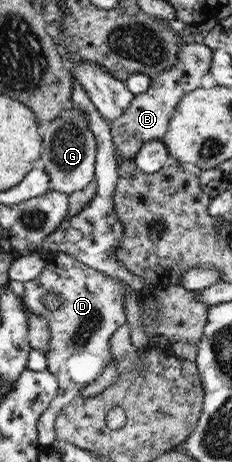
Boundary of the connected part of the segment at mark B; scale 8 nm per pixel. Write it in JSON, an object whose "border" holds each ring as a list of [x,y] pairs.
{"border":[[[186,44],[180,49],[180,57],[170,69],[151,78],[150,87],[133,97],[128,109],[111,122],[113,144],[119,160],[130,161],[138,153],[144,142],[162,140],[168,131],[169,121],[180,100],[191,91],[201,87],[202,77],[210,69],[212,50],[203,44]]]}

